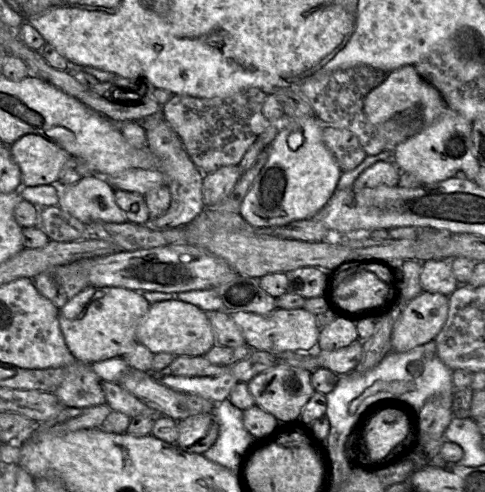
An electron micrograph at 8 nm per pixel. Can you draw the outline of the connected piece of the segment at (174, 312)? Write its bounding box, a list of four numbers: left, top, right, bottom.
[136,300,216,356]

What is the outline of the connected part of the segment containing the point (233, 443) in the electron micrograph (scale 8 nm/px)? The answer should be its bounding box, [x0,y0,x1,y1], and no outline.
[203,399,253,472]

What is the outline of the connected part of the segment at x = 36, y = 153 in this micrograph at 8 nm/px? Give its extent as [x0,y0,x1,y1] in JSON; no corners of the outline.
[10,134,70,187]

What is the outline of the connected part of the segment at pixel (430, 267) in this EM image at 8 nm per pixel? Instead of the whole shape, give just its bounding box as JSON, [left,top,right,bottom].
[420,260,458,296]

